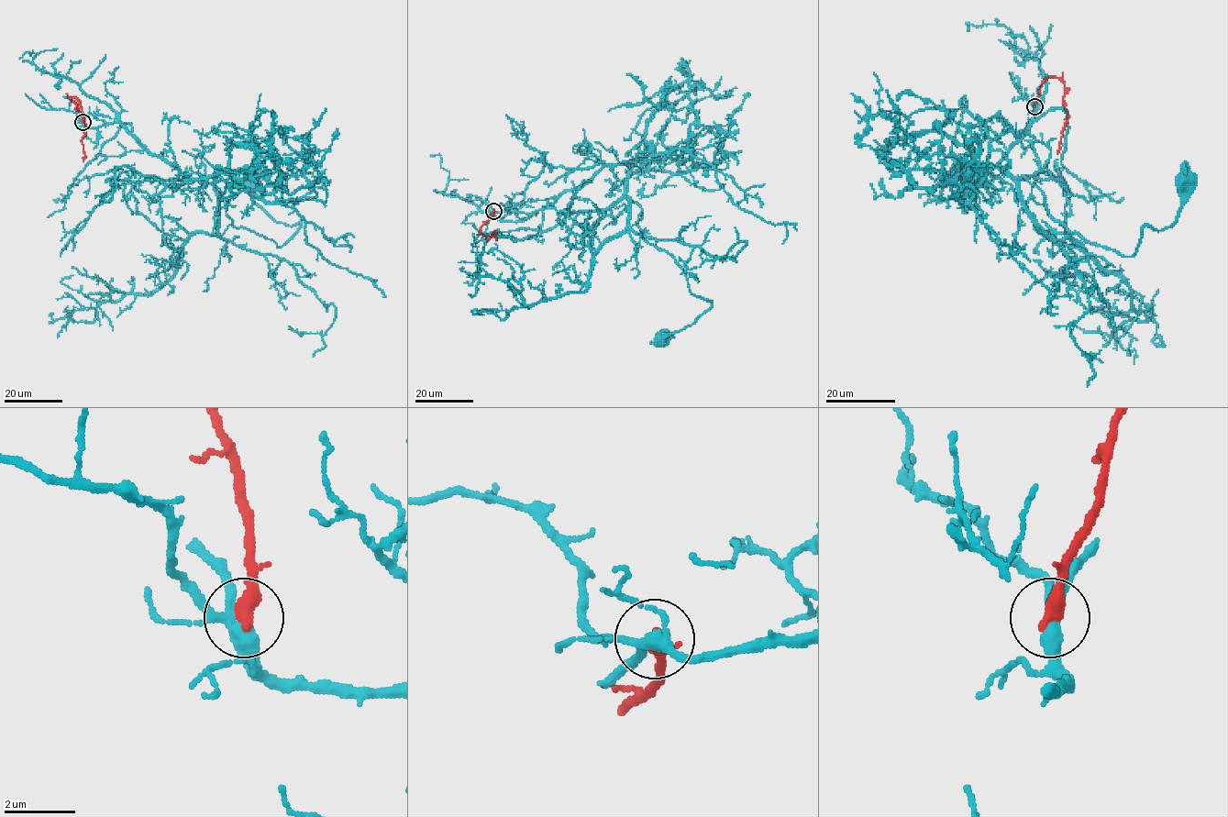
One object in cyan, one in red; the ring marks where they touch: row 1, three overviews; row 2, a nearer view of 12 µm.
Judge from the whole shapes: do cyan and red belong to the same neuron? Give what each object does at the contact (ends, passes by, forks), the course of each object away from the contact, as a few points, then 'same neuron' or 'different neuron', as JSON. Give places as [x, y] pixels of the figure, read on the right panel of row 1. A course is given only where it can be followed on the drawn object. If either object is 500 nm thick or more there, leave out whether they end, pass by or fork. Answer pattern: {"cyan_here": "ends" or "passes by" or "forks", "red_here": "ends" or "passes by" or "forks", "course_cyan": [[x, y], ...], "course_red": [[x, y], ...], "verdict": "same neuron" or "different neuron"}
{"cyan_here": "forks", "red_here": "ends", "course_cyan": [[1034, 106], [979, 173], [1023, 175], [1089, 242], [1132, 256], [1142, 229], [1171, 225], [1188, 179]], "course_red": [[1034, 105], [1042, 83], [1050, 76], [1064, 82], [1063, 103], [1067, 122], [1063, 128], [1057, 153]], "verdict": "different neuron"}

